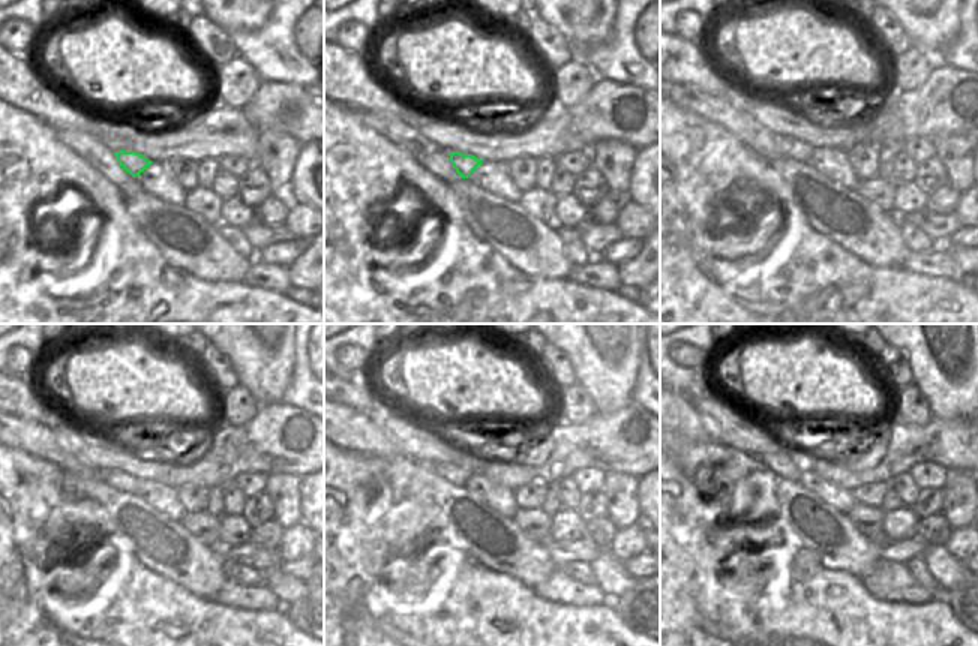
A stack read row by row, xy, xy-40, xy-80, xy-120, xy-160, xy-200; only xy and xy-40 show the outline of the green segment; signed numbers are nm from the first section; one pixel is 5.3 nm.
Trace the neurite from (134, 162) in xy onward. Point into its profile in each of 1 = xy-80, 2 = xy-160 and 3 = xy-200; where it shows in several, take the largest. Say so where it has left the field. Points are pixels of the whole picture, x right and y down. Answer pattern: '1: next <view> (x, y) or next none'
1: next xy-80 (789, 147)
2: next xy-160 (456, 475)
3: next xy-200 (782, 463)

